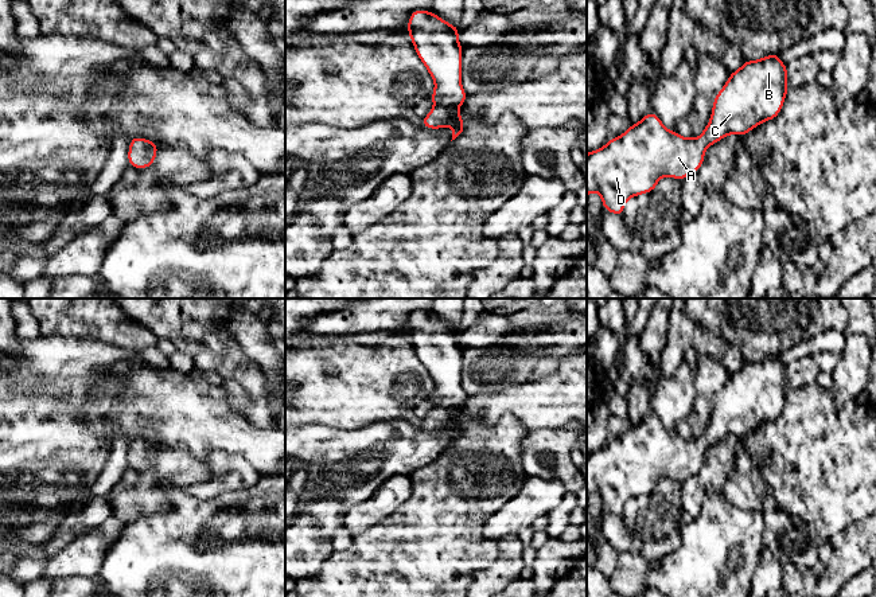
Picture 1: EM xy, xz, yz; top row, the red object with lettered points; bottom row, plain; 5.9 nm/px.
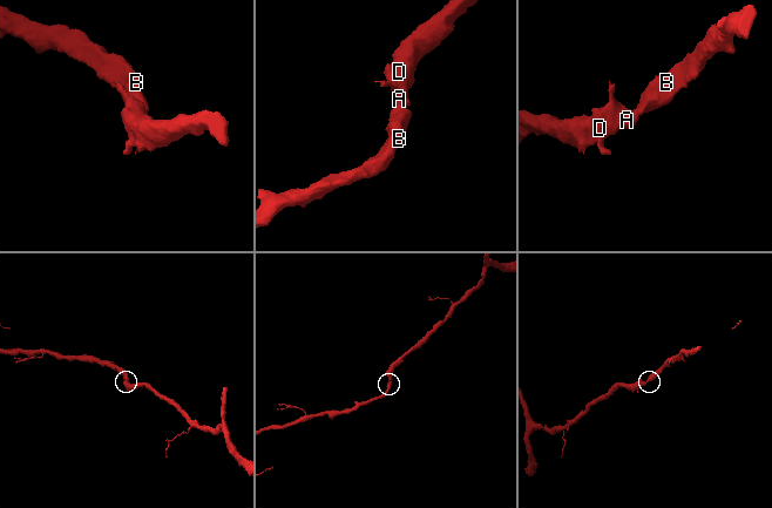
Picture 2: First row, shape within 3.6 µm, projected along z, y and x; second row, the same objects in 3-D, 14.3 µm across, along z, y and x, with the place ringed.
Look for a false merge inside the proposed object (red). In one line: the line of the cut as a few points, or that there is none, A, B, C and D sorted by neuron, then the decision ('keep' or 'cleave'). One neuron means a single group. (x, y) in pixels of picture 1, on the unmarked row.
no cut | A B C D | keep

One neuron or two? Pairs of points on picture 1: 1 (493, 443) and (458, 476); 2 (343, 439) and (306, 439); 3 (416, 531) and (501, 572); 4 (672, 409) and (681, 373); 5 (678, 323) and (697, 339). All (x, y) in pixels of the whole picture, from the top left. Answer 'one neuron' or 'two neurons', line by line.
1: one neuron
2: one neuron
3: two neurons
4: one neuron
5: one neuron

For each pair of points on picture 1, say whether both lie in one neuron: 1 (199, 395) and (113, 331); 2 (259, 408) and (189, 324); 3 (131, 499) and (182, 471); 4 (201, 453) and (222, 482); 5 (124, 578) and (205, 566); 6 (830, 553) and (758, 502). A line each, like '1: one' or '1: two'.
1: two
2: one
3: one
4: two
5: one
6: two

